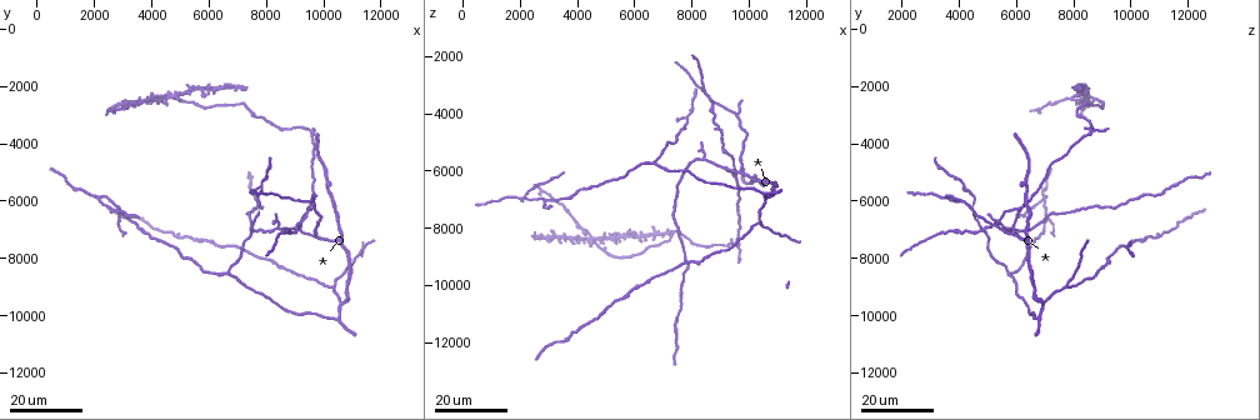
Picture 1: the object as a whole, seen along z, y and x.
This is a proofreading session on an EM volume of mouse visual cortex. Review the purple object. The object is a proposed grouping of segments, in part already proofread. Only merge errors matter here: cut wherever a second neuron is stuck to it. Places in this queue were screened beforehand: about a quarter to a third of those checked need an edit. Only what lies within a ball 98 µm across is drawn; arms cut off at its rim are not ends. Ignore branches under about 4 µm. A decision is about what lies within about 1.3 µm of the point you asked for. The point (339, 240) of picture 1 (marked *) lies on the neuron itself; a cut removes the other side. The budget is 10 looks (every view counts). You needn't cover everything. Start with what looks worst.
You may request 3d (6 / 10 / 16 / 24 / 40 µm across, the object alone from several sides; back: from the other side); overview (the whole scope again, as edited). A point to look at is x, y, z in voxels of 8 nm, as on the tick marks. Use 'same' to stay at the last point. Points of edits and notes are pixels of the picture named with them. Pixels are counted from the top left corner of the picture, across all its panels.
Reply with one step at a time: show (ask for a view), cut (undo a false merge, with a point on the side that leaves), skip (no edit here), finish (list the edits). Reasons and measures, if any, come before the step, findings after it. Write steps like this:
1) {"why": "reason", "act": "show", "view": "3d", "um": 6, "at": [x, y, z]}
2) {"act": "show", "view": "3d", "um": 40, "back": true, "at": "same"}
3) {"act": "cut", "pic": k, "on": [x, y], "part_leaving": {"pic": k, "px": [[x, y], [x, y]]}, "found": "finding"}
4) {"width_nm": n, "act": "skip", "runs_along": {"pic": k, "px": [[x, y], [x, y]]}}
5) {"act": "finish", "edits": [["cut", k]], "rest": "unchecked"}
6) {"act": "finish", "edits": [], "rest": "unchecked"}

{"why": "four arms meet", "act": "show", "view": "3d", "um": 16, "at": [2100, 5900, 6900]}

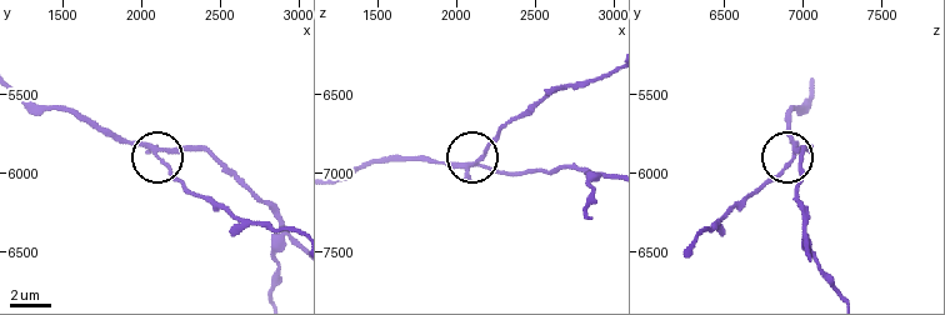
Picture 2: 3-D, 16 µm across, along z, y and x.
{"act": "show", "view": "3d", "um": 6, "at": [2120, 5920, 6940]}

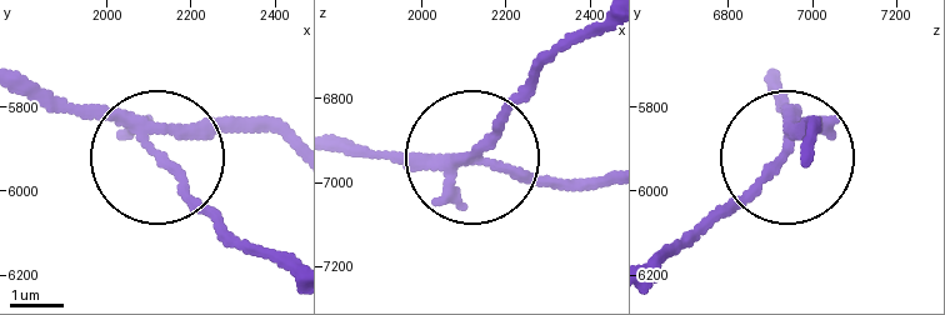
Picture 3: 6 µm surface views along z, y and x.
{"side_arm_um": 16, "act": "cut", "pic": 3, "on": [178, 179], "part_leaving": {"pic": 3, "px": [[133, 133], [235, 236], [289, 263]]}, "found": "two neurons meet here"}

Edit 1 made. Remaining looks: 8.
{"act": "show", "view": "overview"}

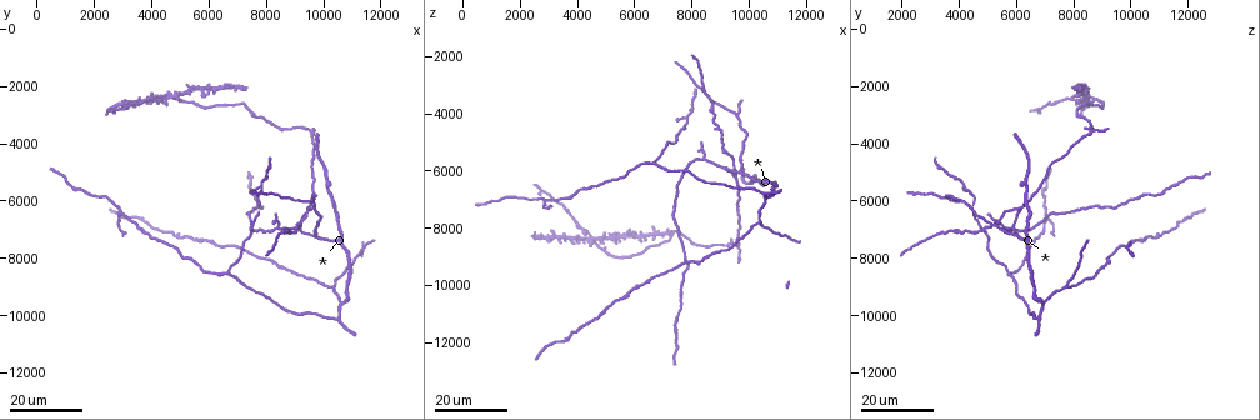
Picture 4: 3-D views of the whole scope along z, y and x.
{"why": "arms part here", "act": "show", "view": "3d", "um": 24, "at": [9500, 6200, 6200]}

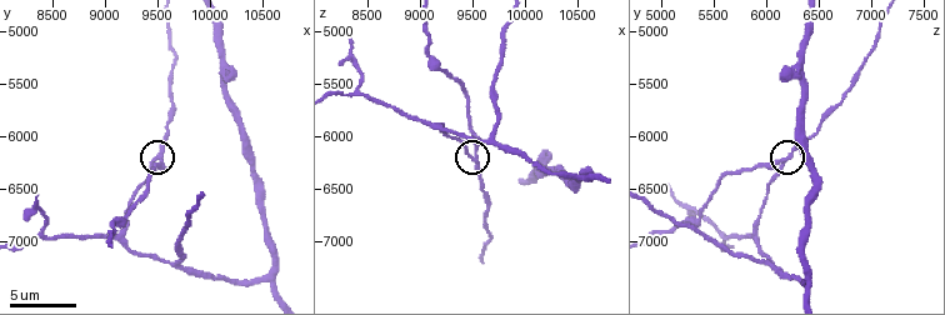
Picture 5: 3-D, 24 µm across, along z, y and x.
{"why": "closer look", "act": "show", "view": "3d", "um": 6, "at": [9500, 6200, 6240]}

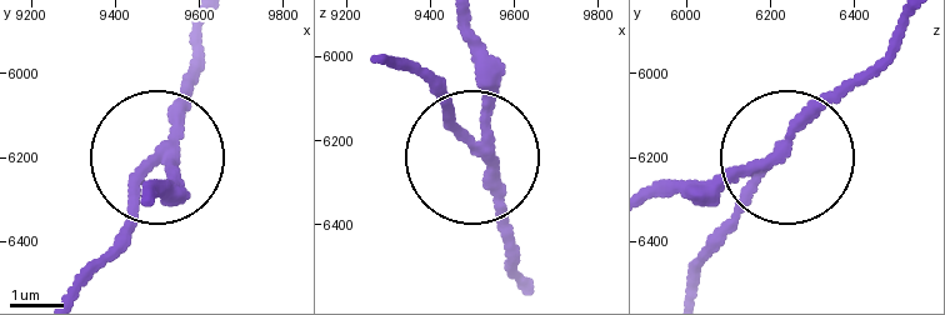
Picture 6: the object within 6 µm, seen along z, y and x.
{"arms": 3, "act": "cut", "pic": 6, "on": [176, 189], "part_leaving": {"pic": 6, "px": [[488, 145], [470, 29]]}, "found": "a second neuron is stuck on"}

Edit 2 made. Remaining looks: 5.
{"act": "show", "view": "overview"}

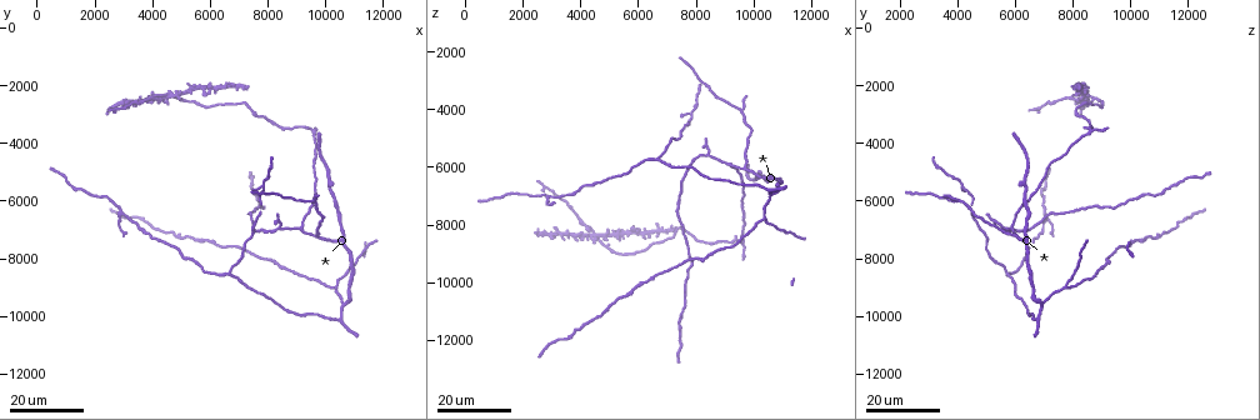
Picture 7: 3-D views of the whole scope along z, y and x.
{"why": "small branch off a trunk", "act": "show", "view": "3d", "um": 24, "at": [6700, 8500, 5800]}

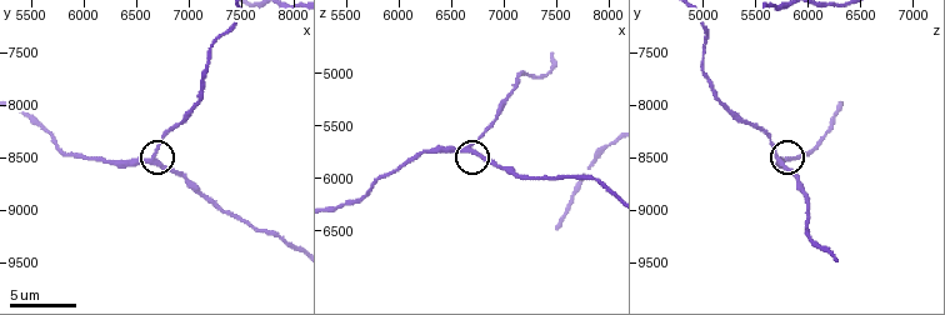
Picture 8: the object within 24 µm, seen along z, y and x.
{"act": "show", "view": "3d", "um": 6, "at": [6660, 8480, 5680]}

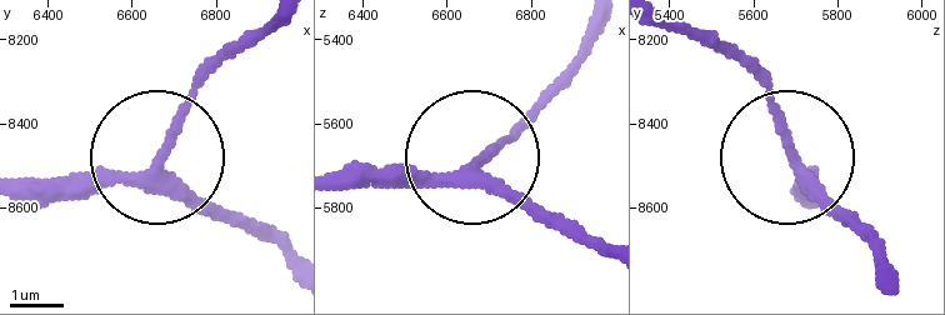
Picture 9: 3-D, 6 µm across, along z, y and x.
{"side_arm_um": 46, "act": "skip", "runs_along": {"pic": 9, "px": [[290, 263], [210, 209], [165, 155], [183, 101], [246, 39]]}, "found": "one neuron here"}

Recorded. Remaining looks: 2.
{"why": "three-way junction", "act": "show", "view": "3d", "um": 6, "at": [8420, 6920, 5540]}

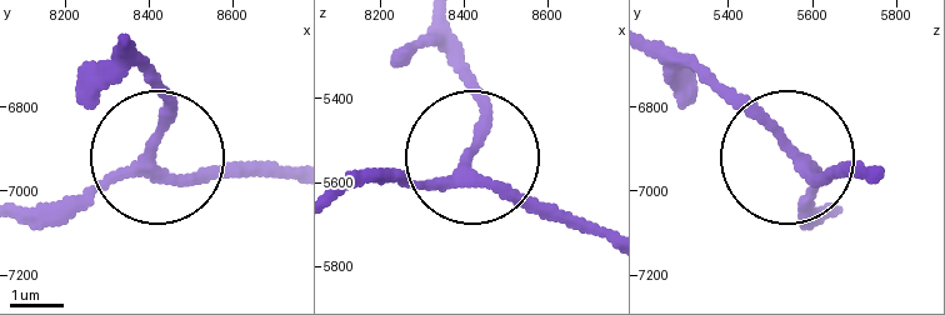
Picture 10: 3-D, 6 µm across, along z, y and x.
{"width_nm": 180, "act": "skip", "runs_along": {"pic": 10, "px": [[290, 179], [196, 179], [170, 165], [156, 76]]}, "found": "one neuron here"}

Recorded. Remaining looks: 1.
{"why": "three-way junction", "act": "show", "view": "3d", "um": 16, "at": [9120, 6960, 5860]}

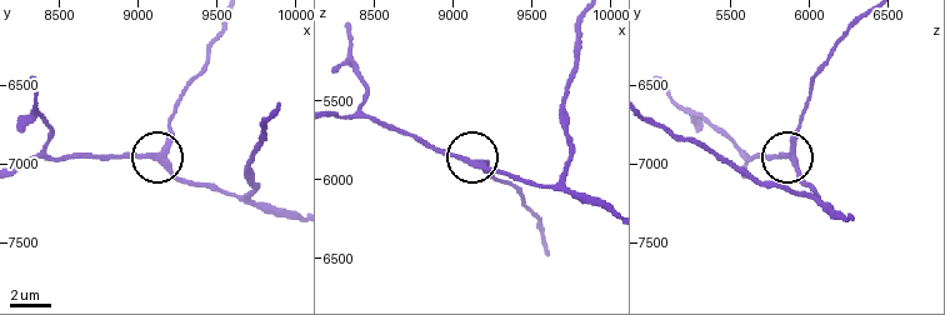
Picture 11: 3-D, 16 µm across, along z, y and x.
{"side_arm_um": 80, "arms": 3, "act": "skip", "found": "continuous, no second neuron"}

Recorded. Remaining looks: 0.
{"act": "finish", "edits": [["cut", 3], ["cut", 6]], "rest": "unchecked"}

